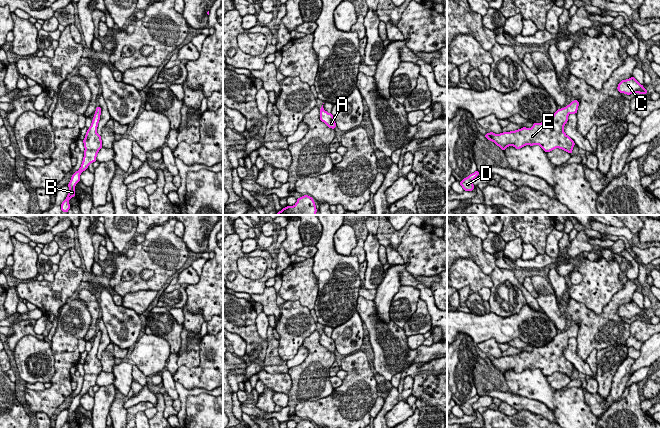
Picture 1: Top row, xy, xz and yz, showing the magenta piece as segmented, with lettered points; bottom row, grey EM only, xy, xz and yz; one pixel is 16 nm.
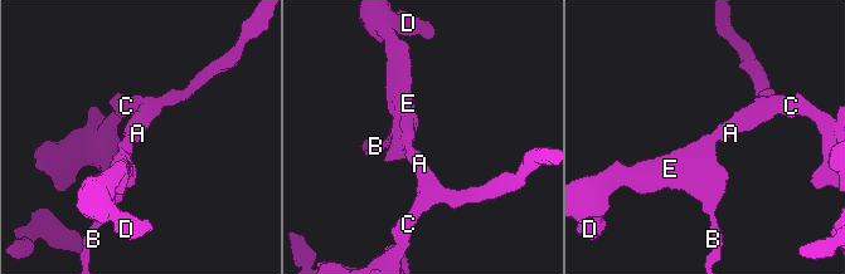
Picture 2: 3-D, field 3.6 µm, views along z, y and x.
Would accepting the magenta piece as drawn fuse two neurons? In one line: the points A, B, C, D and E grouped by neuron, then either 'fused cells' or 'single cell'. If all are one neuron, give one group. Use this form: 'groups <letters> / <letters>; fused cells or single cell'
groups A B C D E; single cell

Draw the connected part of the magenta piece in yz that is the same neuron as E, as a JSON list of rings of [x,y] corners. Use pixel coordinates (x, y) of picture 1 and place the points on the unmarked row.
[[[574,324],[565,332],[558,333],[552,341],[542,347],[533,347],[532,352],[494,358],[485,358],[486,363],[493,365],[503,375],[508,370],[520,373],[525,369],[540,369],[545,376],[560,372],[572,378],[574,365],[565,358],[563,352],[570,337],[576,338],[579,326]]]

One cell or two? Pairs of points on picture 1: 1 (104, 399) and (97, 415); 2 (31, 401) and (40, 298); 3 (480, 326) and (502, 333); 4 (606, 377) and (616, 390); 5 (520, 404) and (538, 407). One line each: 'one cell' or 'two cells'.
1: one cell
2: two cells
3: one cell
4: two cells
5: one cell

